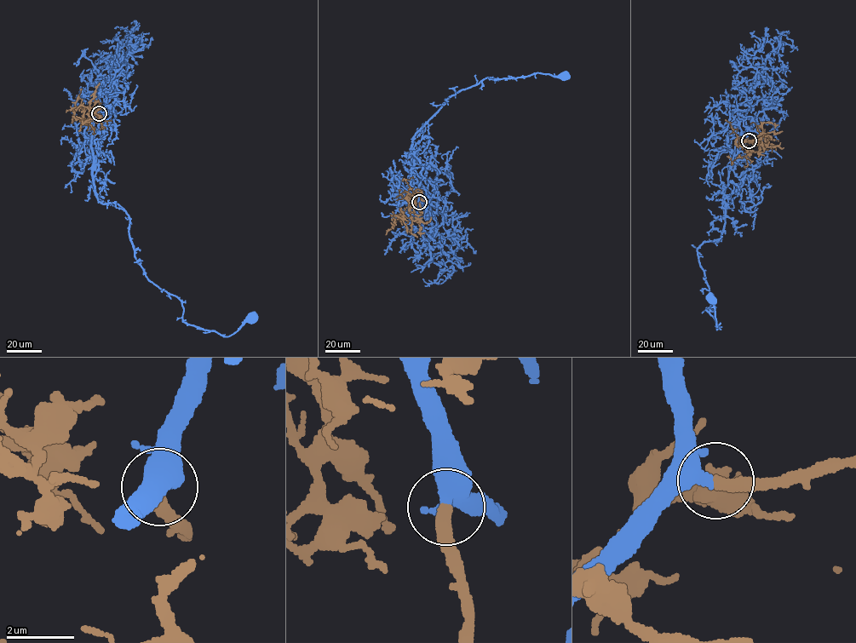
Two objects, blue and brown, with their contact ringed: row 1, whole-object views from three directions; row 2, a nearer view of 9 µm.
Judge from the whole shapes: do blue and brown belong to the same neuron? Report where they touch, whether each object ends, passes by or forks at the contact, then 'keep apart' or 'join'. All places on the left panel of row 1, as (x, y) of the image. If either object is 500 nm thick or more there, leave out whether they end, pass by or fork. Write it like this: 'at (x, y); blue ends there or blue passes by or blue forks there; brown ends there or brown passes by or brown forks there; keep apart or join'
at (99, 113); join

